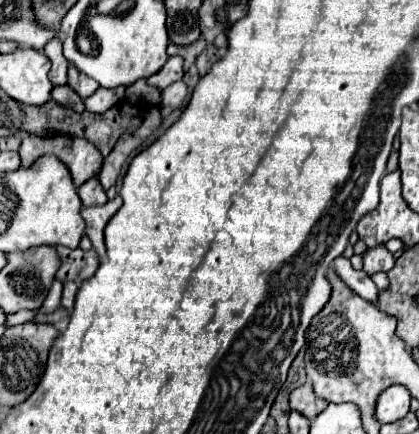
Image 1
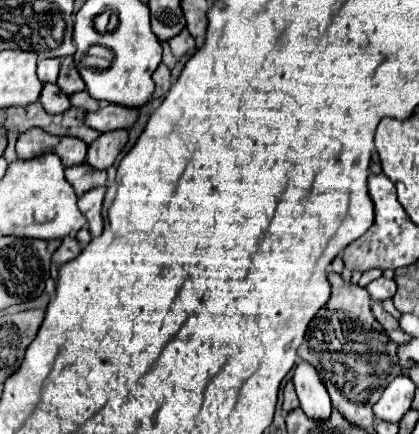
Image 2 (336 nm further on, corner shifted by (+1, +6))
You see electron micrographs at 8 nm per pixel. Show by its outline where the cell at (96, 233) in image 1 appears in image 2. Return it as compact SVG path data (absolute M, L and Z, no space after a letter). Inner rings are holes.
M94 188L90 192L86 192L80 200L78 200L78 208L80 212L88 218L88 228L92 236L98 236L104 228L104 220L102 220L102 200L104 200L106 188Z

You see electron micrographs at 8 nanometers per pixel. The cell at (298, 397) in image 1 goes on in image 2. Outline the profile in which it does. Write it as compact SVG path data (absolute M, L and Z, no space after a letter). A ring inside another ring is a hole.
M288 380L286 386L284 386L284 412L296 410L296 408L300 408L300 402L298 402L296 392L294 392L294 384L292 384L292 380Z

